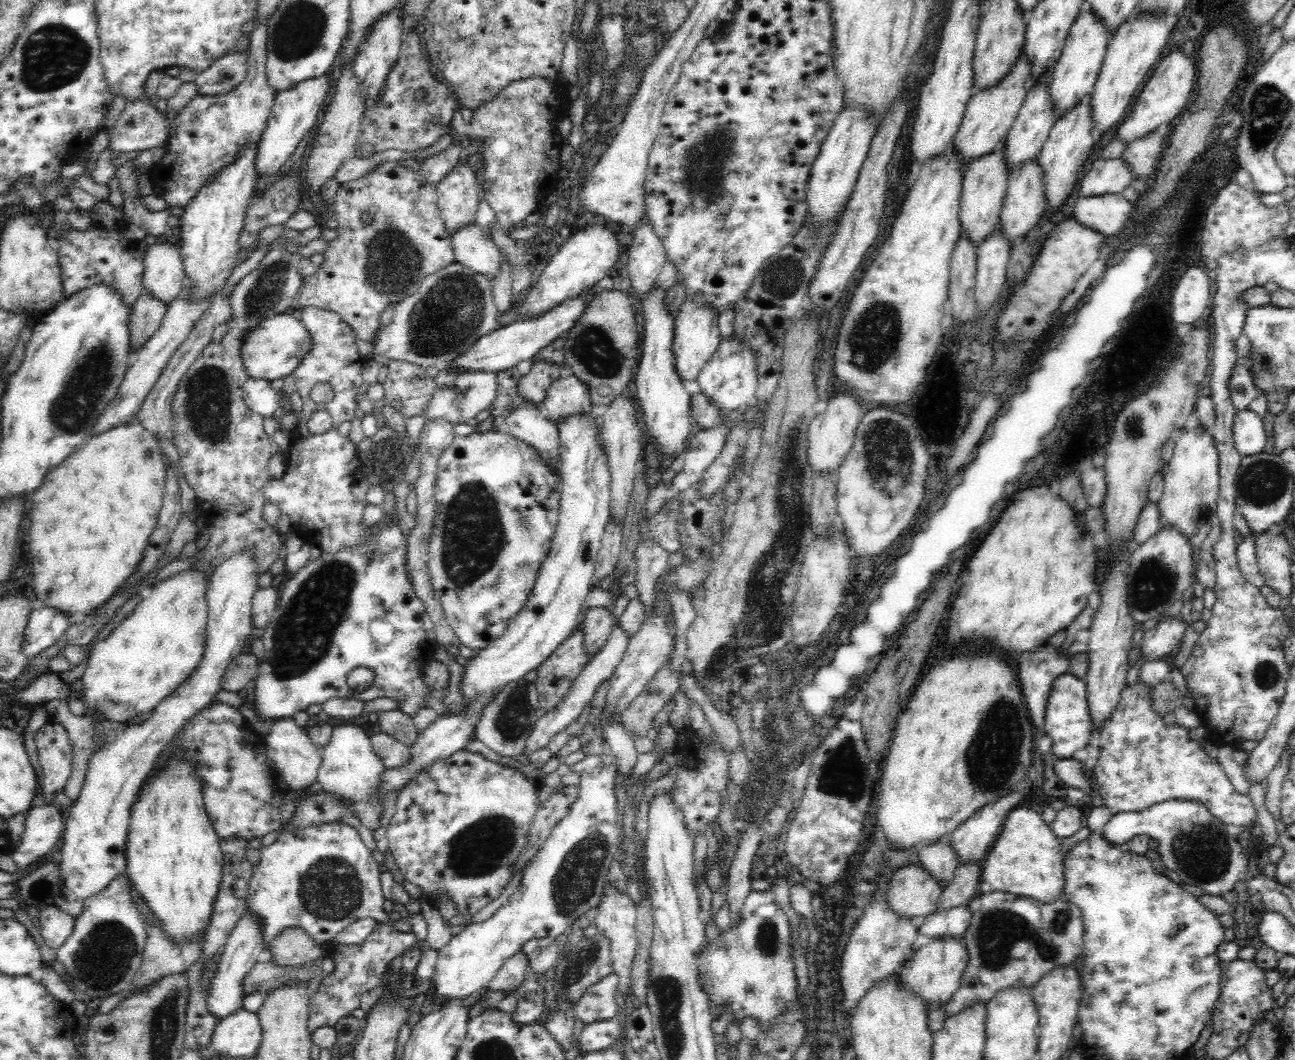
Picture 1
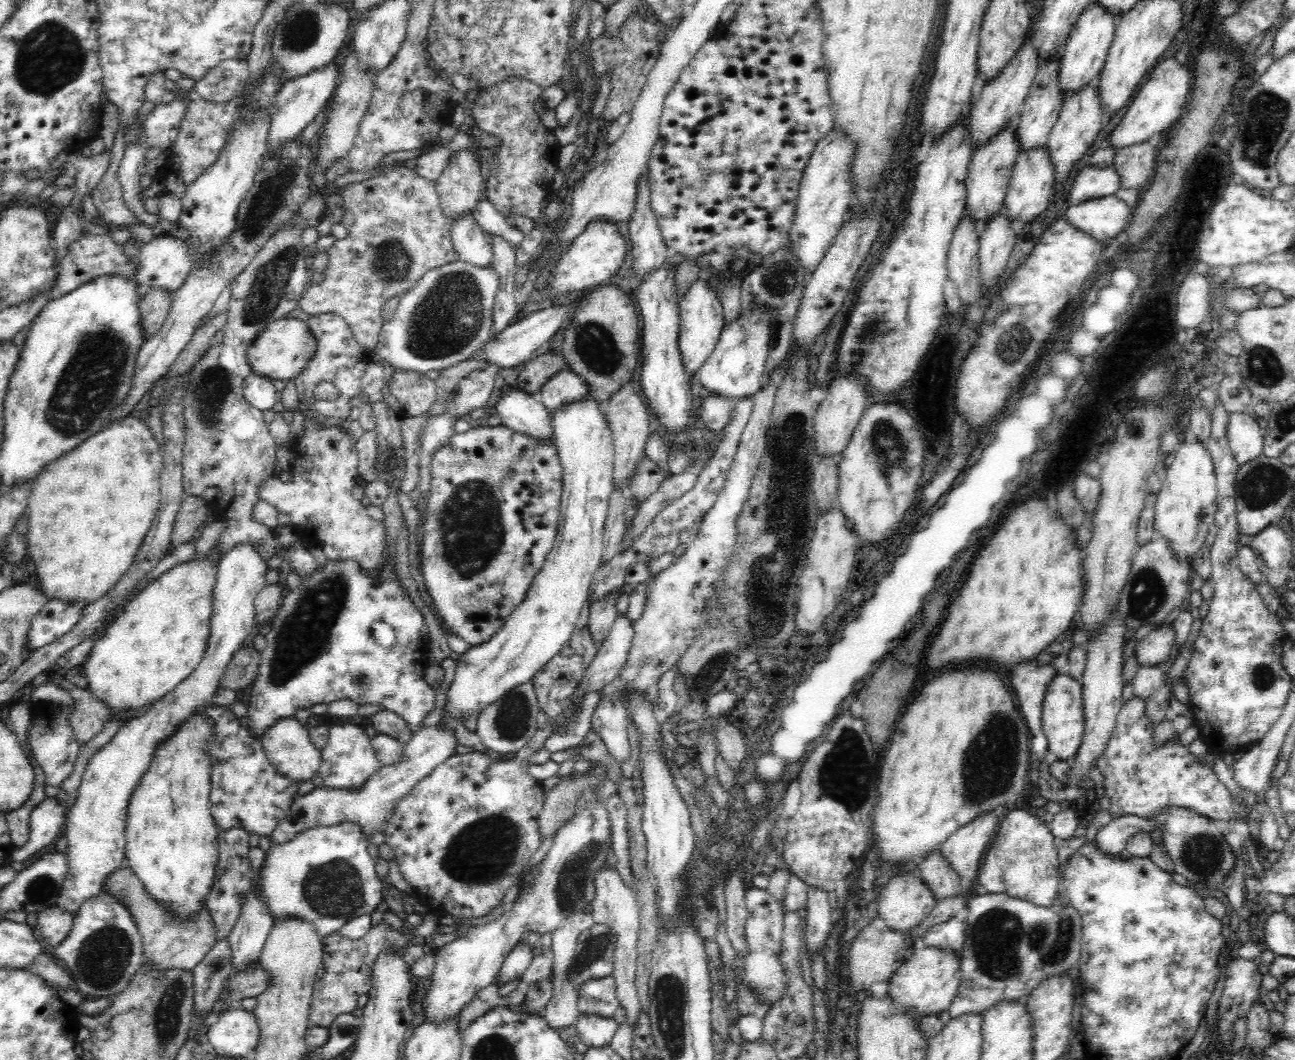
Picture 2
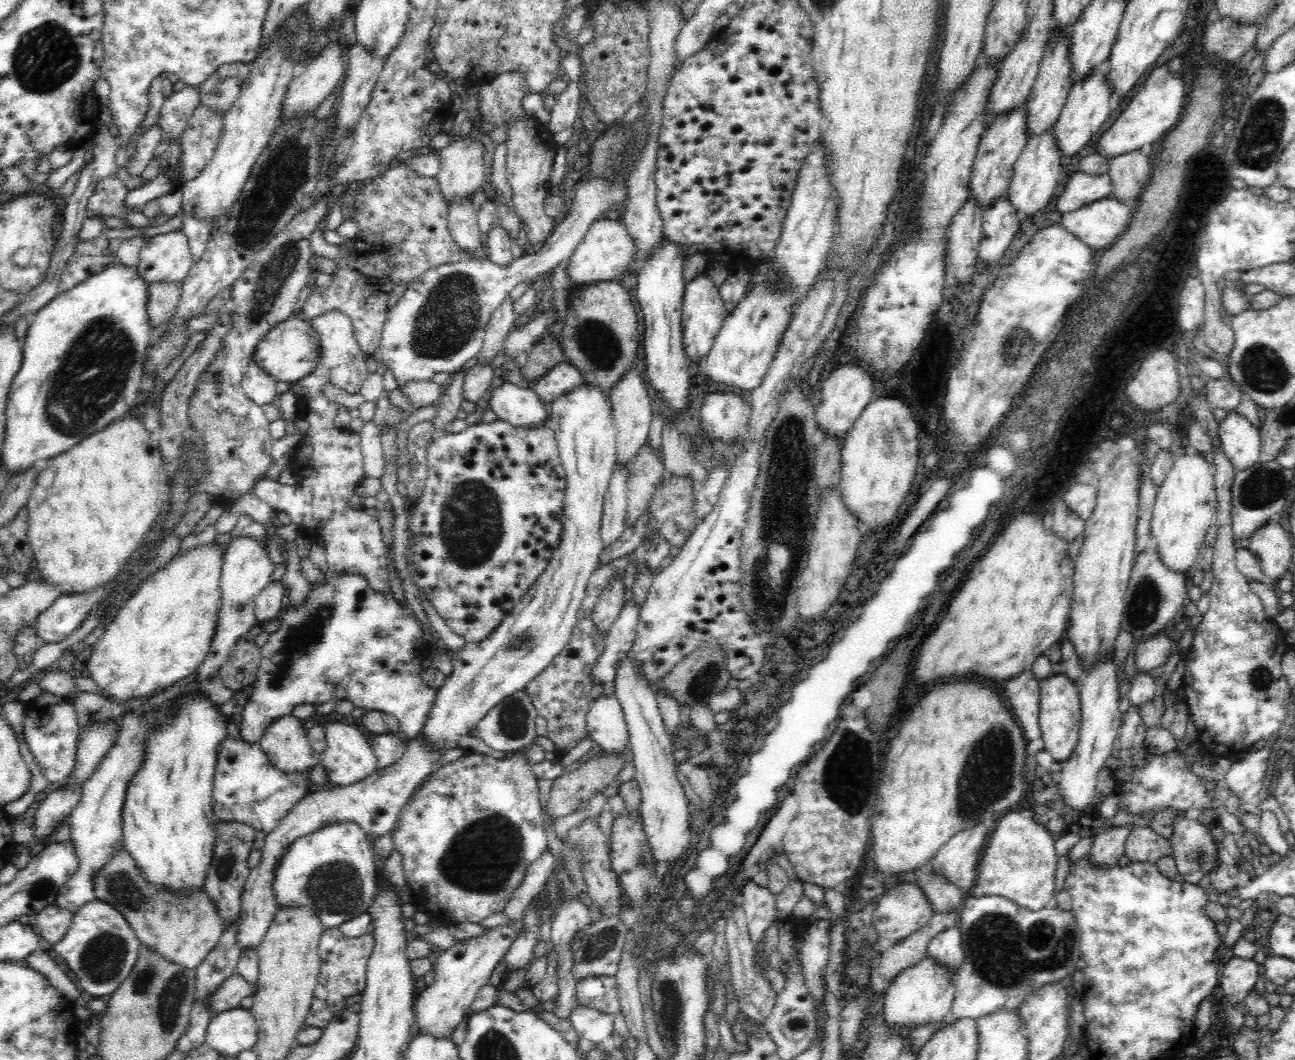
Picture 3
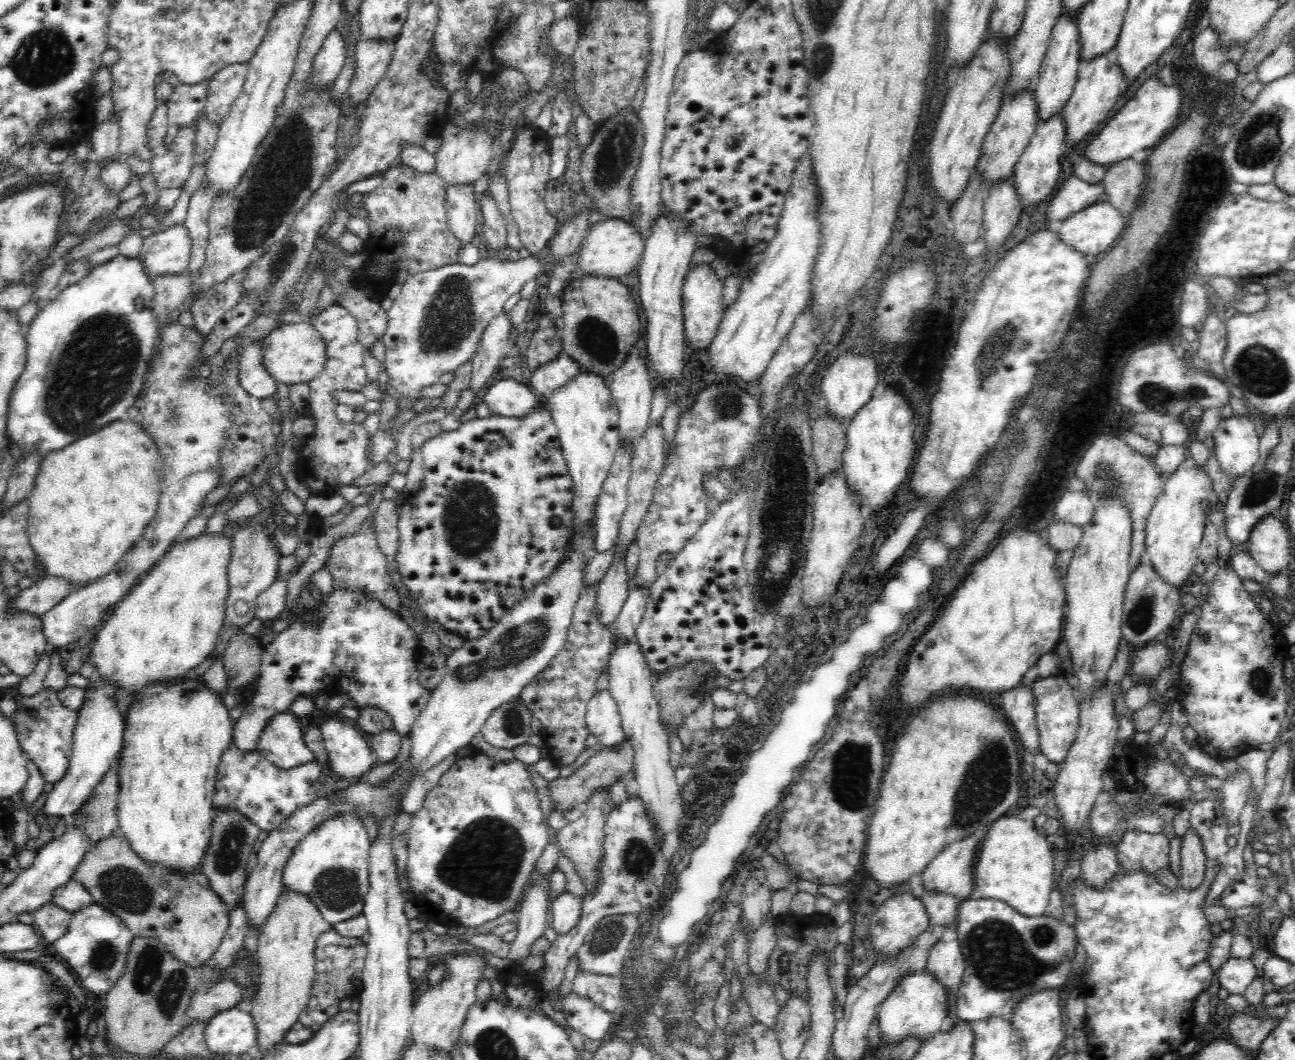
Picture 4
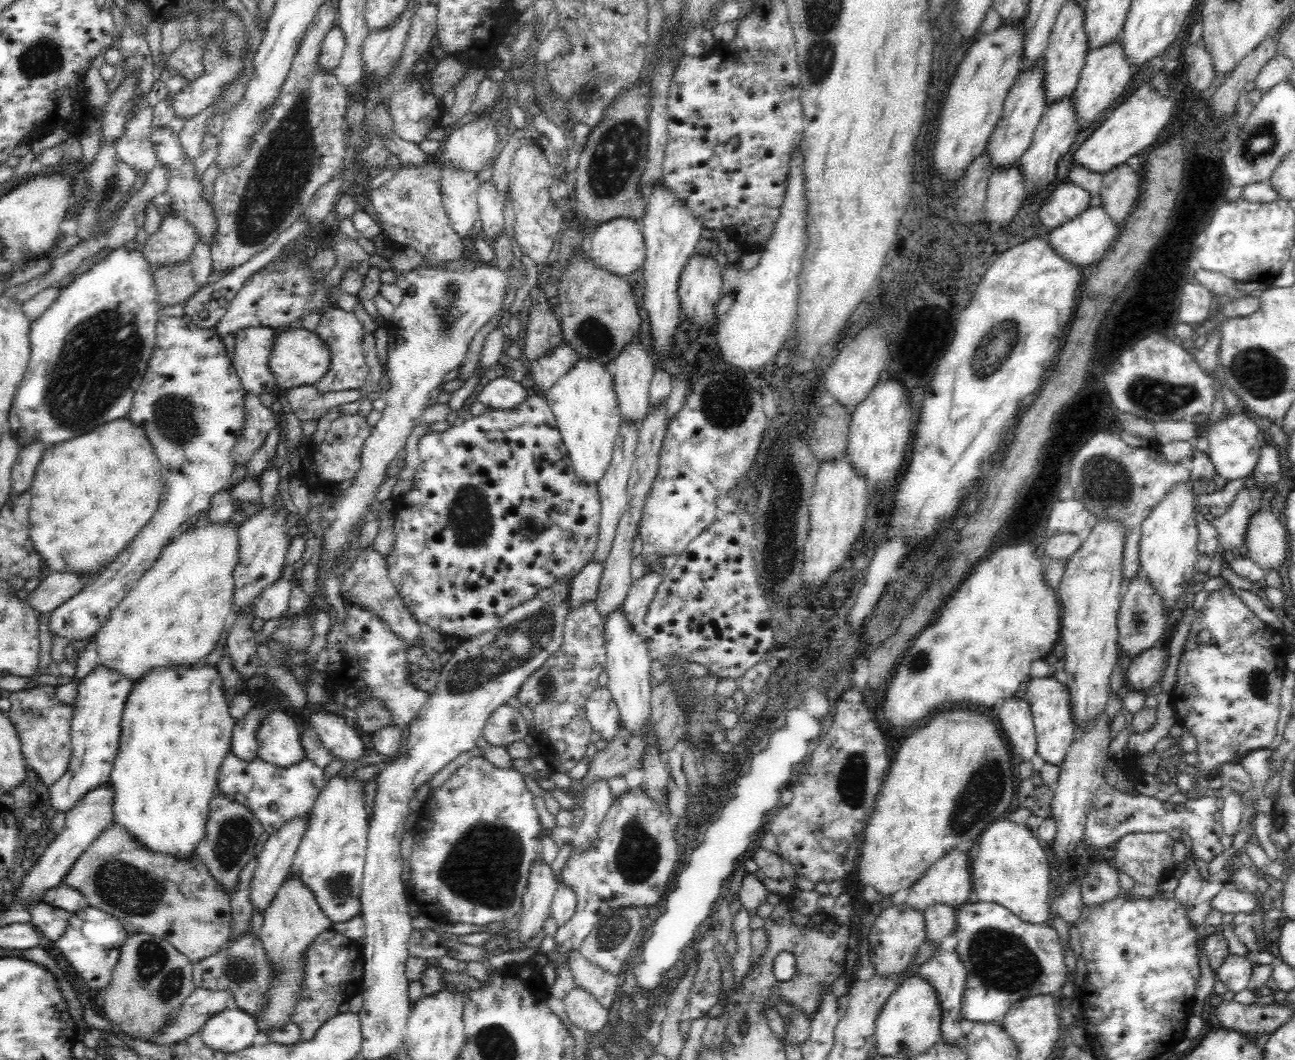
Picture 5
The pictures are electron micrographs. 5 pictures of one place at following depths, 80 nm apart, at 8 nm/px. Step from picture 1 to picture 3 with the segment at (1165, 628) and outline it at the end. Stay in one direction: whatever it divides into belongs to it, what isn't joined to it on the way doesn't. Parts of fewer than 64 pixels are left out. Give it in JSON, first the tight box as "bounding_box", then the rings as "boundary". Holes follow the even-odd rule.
{"bounding_box":[1134,632,1172,673],"boundary":[[[1161,632],[1141,642],[1135,648],[1134,663],[1138,672],[1148,673],[1154,668],[1165,664],[1170,658],[1172,642],[1169,632]]]}

